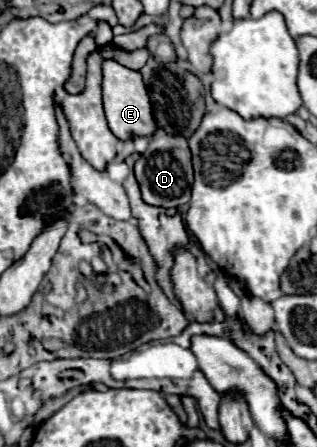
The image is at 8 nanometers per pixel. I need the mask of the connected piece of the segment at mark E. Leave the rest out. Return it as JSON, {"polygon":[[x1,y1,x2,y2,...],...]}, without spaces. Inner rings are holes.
{"polygon":[[106,60,102,64,102,72,104,72,104,80,102,80,104,110,106,110,108,126,114,132,114,136,120,140,128,140,134,136,154,134,158,130,156,118,152,114,152,104,150,104,150,98,148,98,148,92,146,92,146,86,142,82,140,72,124,68,114,60]]}

